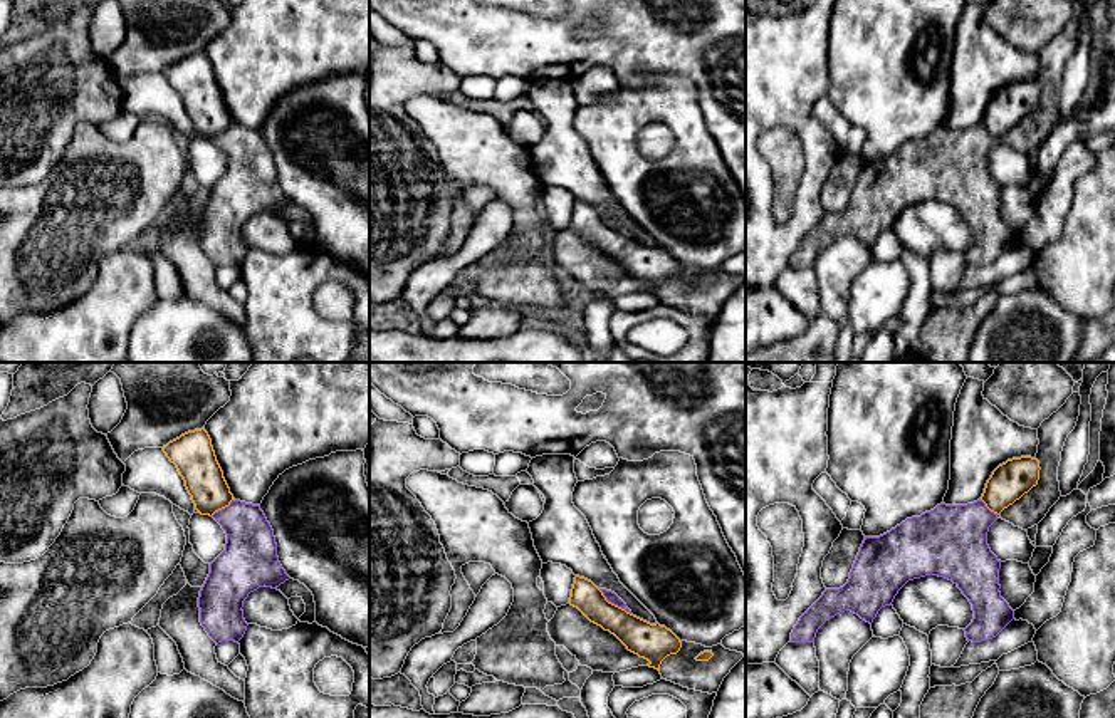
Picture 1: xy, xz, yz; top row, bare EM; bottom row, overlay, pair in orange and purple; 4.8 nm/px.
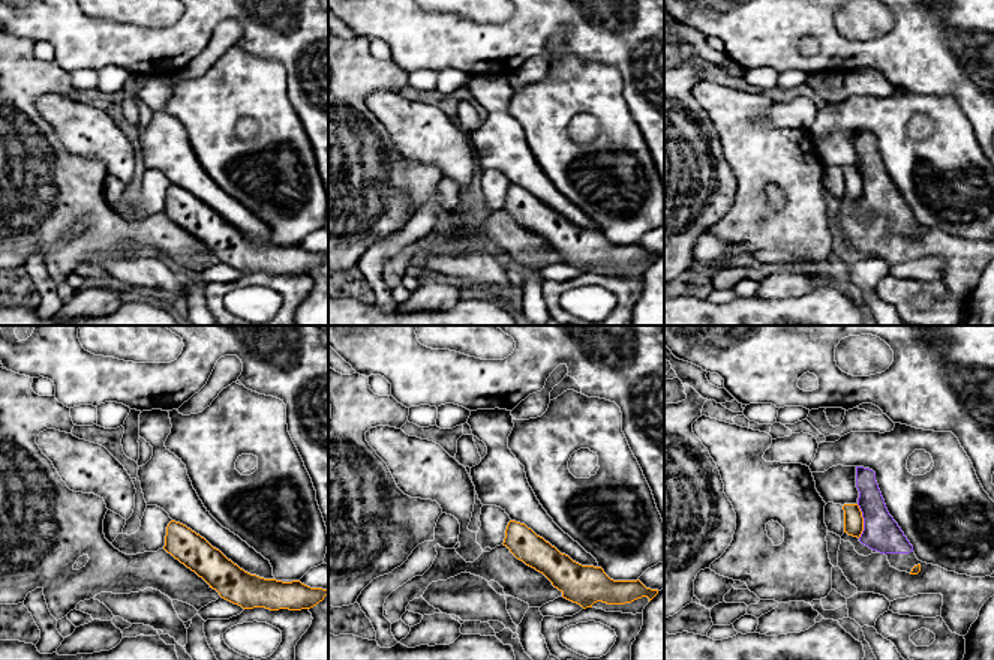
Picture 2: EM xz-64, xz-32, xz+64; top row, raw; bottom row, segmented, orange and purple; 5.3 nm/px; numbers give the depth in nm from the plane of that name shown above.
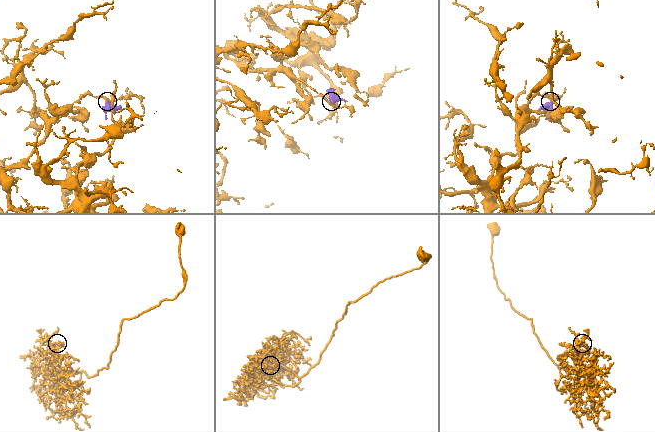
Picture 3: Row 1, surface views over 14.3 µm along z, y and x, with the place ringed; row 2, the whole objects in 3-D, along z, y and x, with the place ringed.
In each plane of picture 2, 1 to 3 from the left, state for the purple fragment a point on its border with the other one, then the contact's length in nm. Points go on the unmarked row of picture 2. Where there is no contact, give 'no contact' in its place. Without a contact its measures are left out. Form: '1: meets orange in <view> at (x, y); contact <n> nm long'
1: no contact
2: no contact
3: meets orange in xz+64 at (862, 185); contact 180 nm long

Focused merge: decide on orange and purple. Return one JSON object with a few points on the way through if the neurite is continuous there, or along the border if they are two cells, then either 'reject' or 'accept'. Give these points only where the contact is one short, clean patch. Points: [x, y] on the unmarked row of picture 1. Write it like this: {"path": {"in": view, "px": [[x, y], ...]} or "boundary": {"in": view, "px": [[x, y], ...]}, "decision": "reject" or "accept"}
{"boundary": {"in": "xz", "px": [[598, 213], [608, 225], [630, 239]]}, "decision": "reject"}

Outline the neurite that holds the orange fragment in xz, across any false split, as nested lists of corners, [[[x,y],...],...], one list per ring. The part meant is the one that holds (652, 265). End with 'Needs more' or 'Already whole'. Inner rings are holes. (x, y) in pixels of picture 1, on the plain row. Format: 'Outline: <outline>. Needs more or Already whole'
Outline: [[[576,200],[569,228],[578,232],[591,247],[615,258],[628,275],[648,284],[646,290],[660,295],[662,285],[677,278],[680,263],[665,250],[650,248],[606,225],[603,216],[588,203]]]. Already whole

